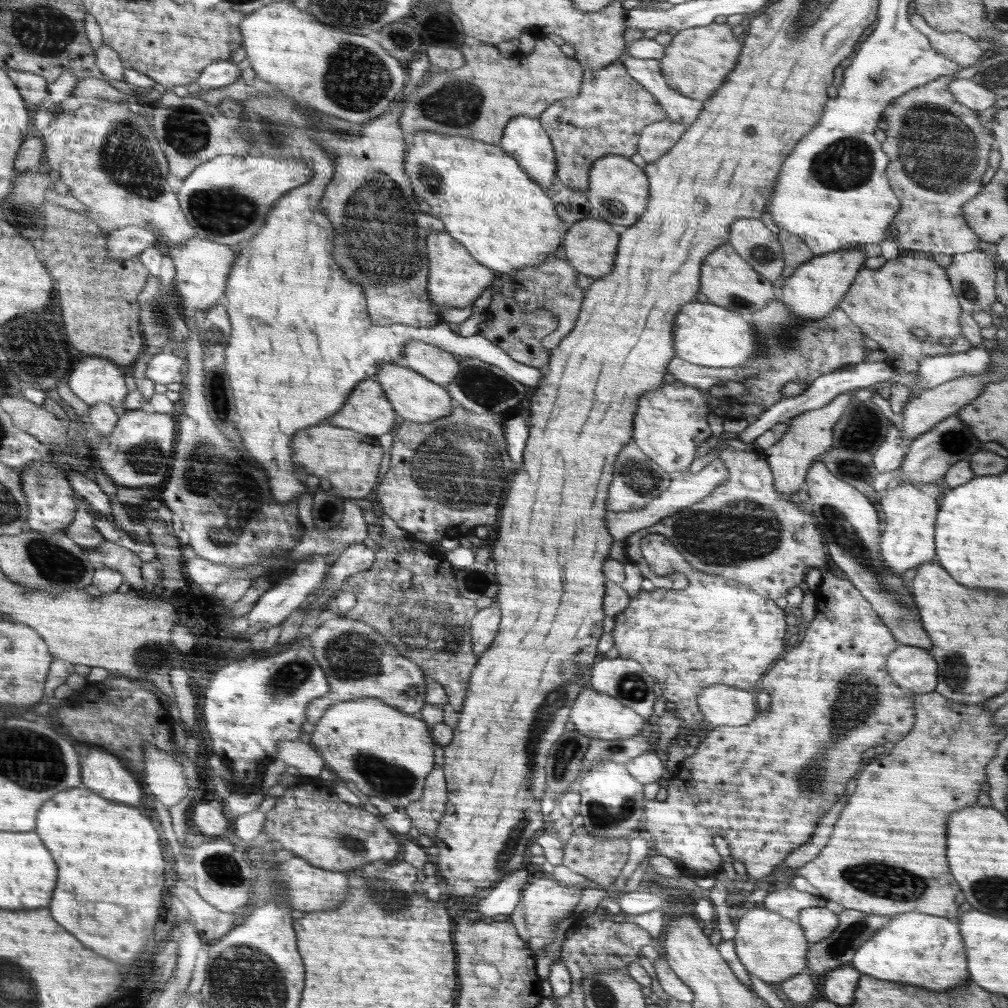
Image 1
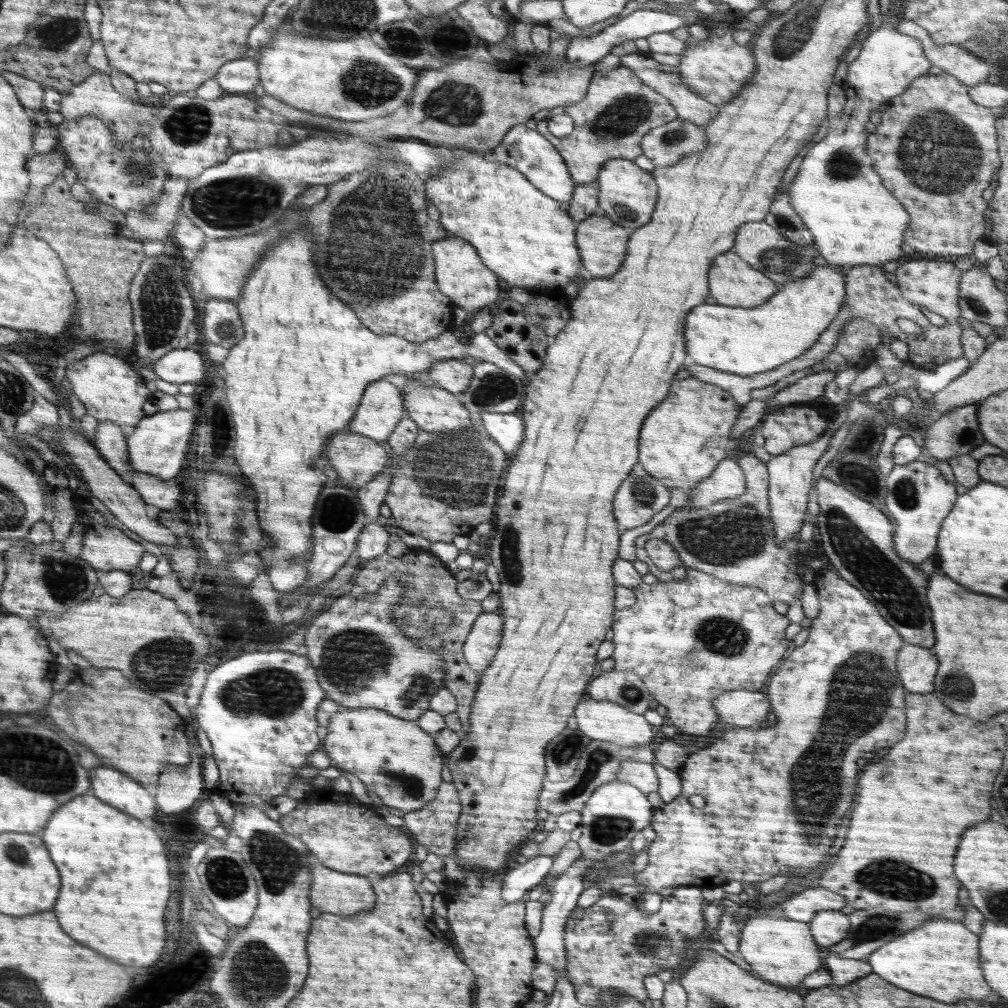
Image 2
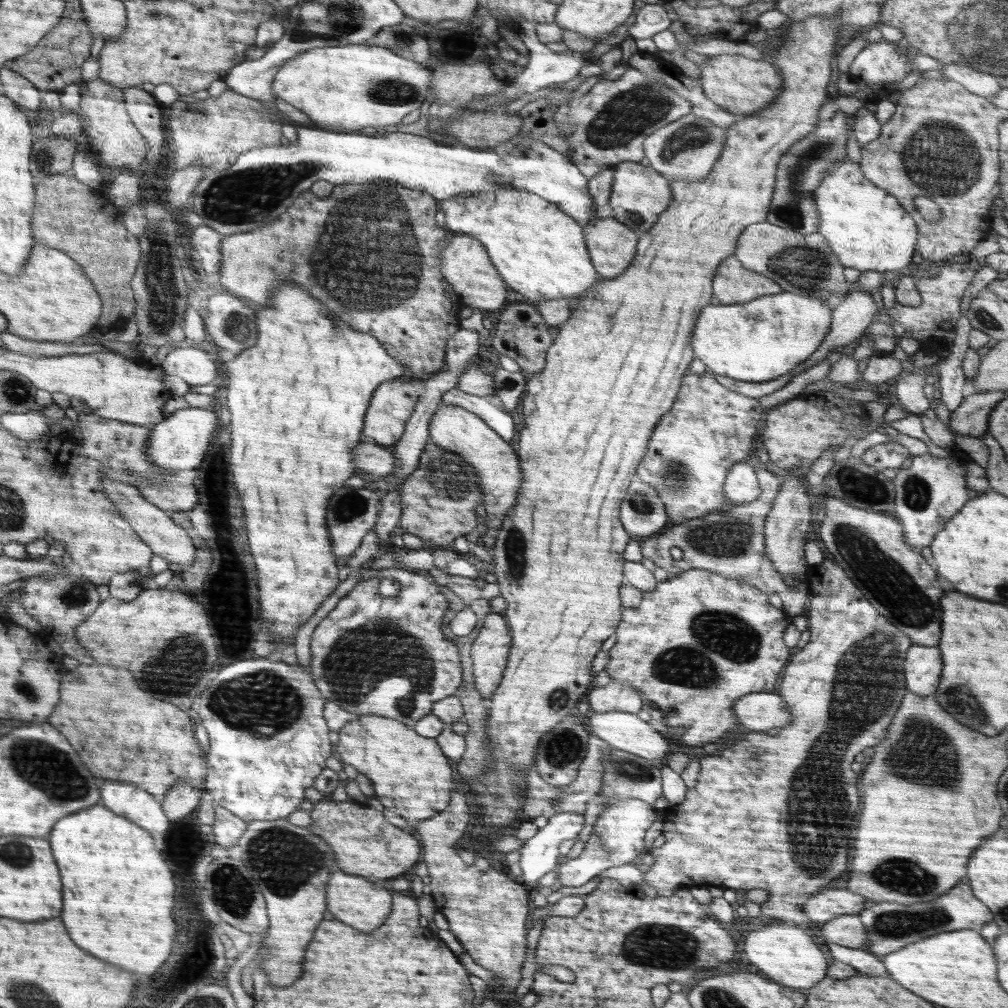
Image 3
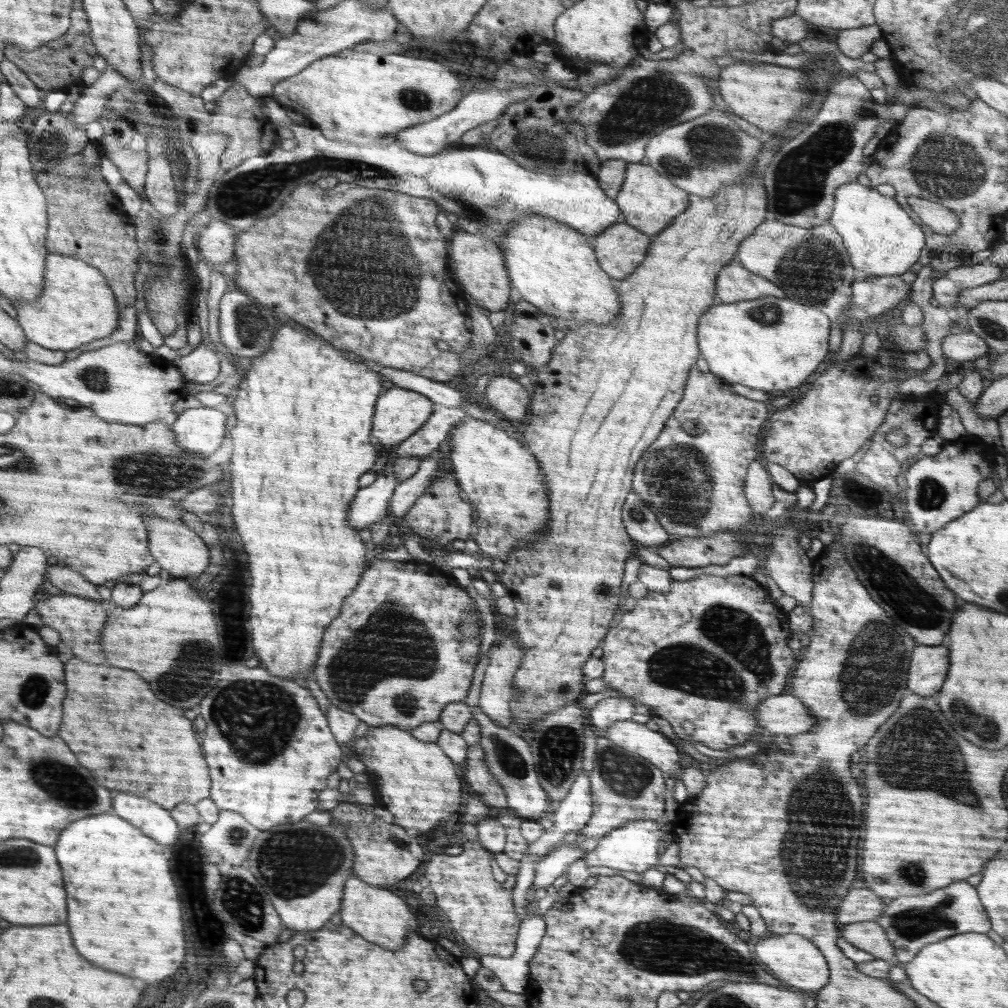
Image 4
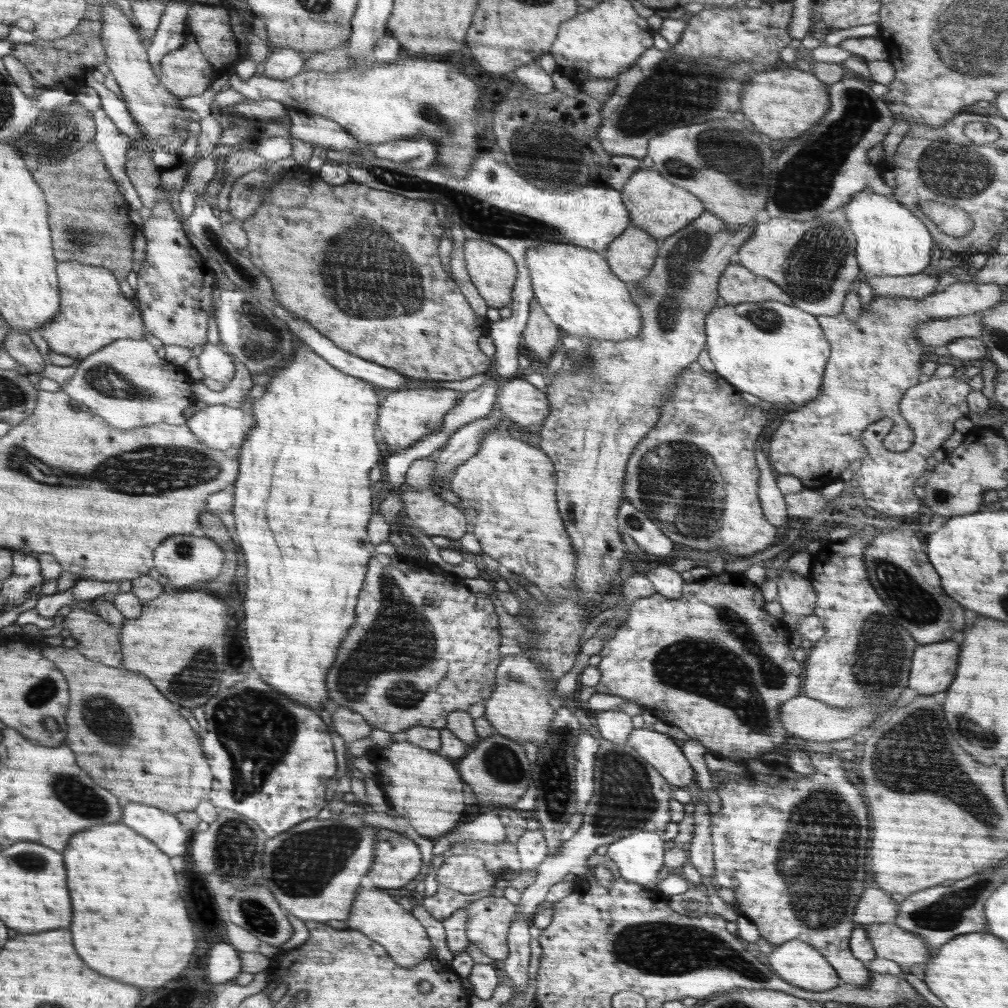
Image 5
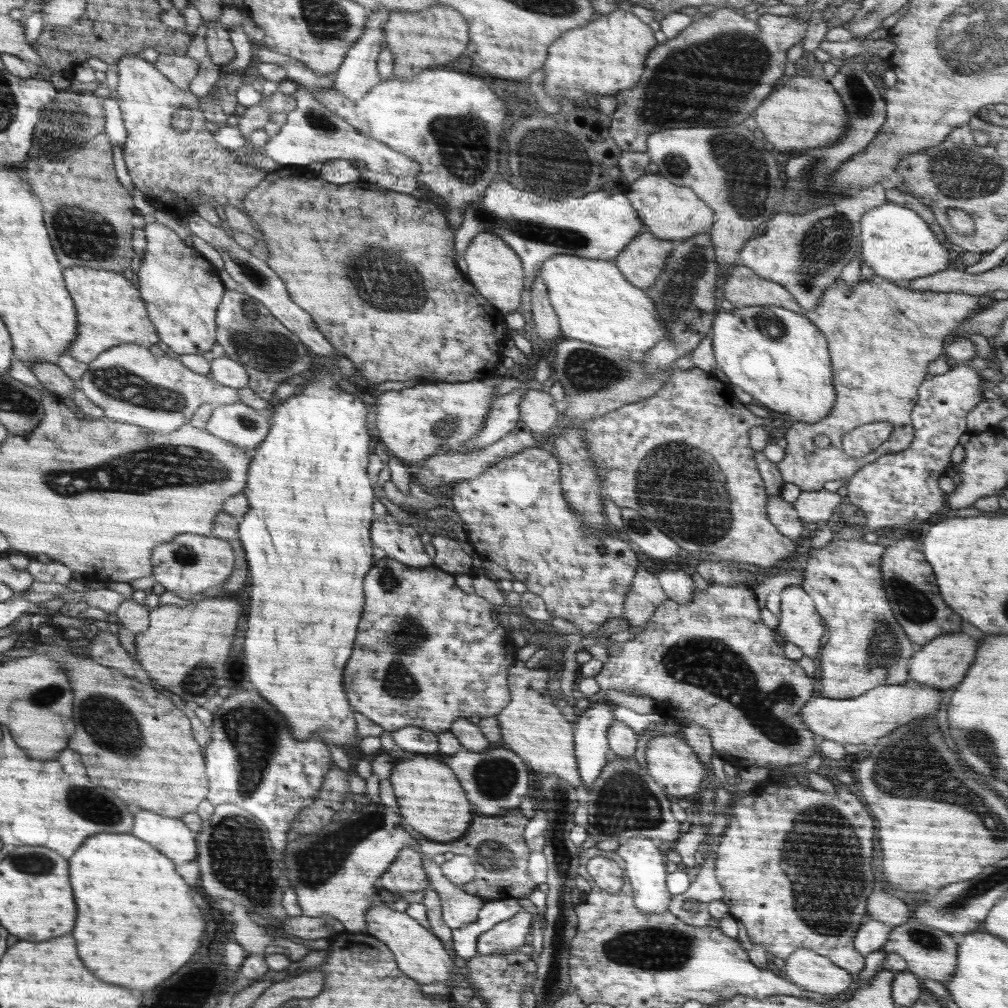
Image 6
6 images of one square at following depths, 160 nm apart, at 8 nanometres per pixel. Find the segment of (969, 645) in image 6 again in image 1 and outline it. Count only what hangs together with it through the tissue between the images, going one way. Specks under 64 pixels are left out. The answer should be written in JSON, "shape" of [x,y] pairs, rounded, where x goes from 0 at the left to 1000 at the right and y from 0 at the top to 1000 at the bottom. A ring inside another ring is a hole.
{"shape":[[[893,640],[881,650],[879,665],[891,681],[907,688],[919,688],[930,680],[930,659],[919,644]]]}

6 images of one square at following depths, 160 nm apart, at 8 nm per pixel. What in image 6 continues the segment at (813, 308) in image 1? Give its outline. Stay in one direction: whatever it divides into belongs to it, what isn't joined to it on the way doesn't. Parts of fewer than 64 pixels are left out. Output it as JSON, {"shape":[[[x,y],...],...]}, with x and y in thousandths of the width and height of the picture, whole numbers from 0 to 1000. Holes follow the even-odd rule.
{"shape":[[[744,303],[726,309],[714,308],[706,326],[706,341],[711,362],[723,379],[745,392],[748,399],[778,409],[785,417],[812,419],[821,413],[829,398],[825,383],[823,351],[819,334],[798,313],[766,303]]]}

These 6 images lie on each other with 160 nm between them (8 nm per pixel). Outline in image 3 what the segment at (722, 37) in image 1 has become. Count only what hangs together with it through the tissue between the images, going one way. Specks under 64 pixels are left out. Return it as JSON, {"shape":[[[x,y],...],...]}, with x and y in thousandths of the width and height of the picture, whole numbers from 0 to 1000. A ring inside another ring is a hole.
{"shape":[[[731,55],[702,57],[701,60],[691,63],[694,67],[694,83],[699,94],[722,111],[744,115],[764,105],[775,92],[776,75],[772,73],[772,67],[768,67],[763,60],[745,60]]]}

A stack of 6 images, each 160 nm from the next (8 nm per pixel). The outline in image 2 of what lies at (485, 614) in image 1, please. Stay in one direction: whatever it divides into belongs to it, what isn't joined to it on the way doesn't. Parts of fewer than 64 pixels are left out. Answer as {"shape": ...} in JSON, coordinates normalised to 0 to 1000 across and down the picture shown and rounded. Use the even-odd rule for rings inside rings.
{"shape":[[[480,607],[473,613],[469,626],[462,632],[461,655],[474,669],[479,669],[490,655],[490,649],[498,635],[498,617],[500,615],[494,609]]]}

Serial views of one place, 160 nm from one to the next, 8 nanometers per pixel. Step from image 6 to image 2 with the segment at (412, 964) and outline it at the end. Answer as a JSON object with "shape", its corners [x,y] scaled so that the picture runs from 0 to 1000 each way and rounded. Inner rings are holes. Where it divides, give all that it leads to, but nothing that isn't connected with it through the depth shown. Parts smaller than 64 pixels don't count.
{"shape":[[[312,856],[308,865],[311,877],[308,880],[308,893],[318,906],[351,909],[355,903],[369,903],[374,895],[370,876],[365,870],[354,866],[334,865]]]}

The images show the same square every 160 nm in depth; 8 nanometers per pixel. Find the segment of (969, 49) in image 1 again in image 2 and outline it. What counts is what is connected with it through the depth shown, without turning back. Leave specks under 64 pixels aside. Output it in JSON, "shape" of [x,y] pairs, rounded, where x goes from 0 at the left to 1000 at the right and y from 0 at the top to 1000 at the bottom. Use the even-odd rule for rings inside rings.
{"shape":[[[895,19],[889,26],[891,32],[910,38],[917,50],[917,57],[924,65],[931,65],[937,71],[947,75],[959,86],[968,85],[979,79],[982,65],[978,60],[962,53],[960,48],[953,44],[938,44],[932,46],[919,32],[904,20]]]}

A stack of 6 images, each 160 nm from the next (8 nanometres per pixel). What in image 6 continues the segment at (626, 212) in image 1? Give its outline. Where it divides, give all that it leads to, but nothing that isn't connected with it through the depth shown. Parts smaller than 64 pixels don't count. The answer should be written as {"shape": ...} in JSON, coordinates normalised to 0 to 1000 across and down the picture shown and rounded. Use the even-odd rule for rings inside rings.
{"shape":[[[654,172],[636,175],[633,179],[624,183],[625,188],[620,191],[627,203],[632,207],[639,223],[638,229],[648,231],[650,235],[657,238],[678,238],[705,230],[707,225],[707,214],[710,212],[704,208],[685,187],[670,184]]]}

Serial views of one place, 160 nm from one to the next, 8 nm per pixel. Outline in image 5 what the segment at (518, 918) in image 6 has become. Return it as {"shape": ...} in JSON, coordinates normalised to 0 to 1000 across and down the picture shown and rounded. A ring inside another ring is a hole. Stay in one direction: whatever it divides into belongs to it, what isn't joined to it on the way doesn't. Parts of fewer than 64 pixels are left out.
{"shape":[[[596,733],[589,756],[589,774],[589,786],[587,794],[581,800],[579,815],[567,831],[559,834],[551,847],[544,847],[533,859],[532,874],[517,886],[509,911],[517,907],[528,913],[533,906],[532,900],[540,895],[544,882],[557,875],[563,867],[581,868],[585,862],[582,861],[582,851],[590,846],[593,839],[607,837],[633,823],[655,826],[666,814],[664,796],[669,792],[671,782],[663,778],[629,742]]]}

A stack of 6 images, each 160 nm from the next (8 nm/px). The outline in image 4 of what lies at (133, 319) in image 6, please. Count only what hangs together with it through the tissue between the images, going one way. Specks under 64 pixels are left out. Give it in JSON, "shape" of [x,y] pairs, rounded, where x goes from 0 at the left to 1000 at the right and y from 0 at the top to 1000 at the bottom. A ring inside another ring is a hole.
{"shape":[[[50,252],[50,258],[46,258],[46,278],[45,286],[42,287],[40,295],[35,298],[17,298],[12,300],[17,310],[17,321],[22,325],[26,335],[30,339],[35,339],[40,343],[52,347],[73,347],[78,343],[83,343],[92,337],[105,335],[117,326],[117,312],[119,307],[116,306],[116,297],[113,295],[111,287],[105,279],[100,268],[87,264],[85,260],[69,254],[58,254]]]}

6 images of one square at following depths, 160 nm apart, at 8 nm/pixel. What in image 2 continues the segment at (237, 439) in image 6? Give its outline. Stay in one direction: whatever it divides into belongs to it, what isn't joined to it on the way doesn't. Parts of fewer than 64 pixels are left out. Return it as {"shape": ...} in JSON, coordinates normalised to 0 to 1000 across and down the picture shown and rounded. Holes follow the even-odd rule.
{"shape":[[[175,406],[169,408],[157,408],[144,414],[132,425],[125,427],[126,449],[132,467],[143,469],[161,476],[173,474],[181,468],[187,442],[190,437],[190,431],[194,429],[195,420],[198,419],[196,407]]]}

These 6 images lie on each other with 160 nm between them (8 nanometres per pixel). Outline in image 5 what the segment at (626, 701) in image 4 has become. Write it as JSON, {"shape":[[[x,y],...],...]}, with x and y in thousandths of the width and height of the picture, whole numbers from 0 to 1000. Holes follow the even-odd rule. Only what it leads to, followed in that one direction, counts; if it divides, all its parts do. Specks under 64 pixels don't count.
{"shape":[[[609,702],[595,705],[591,712],[596,733],[620,739],[628,727],[627,712],[618,704]]]}

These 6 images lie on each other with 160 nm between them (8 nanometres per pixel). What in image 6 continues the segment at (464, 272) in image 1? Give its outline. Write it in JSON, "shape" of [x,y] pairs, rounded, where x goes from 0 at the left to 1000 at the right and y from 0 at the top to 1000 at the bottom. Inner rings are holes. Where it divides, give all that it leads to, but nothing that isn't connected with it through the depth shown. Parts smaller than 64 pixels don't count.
{"shape":[[[476,231],[466,239],[466,244],[460,252],[462,266],[464,266],[464,278],[472,284],[474,290],[487,303],[490,303],[497,311],[504,313],[512,310],[517,304],[518,288],[520,288],[521,270],[518,270],[517,255],[513,254],[509,246],[506,246],[497,235],[486,231]]]}

